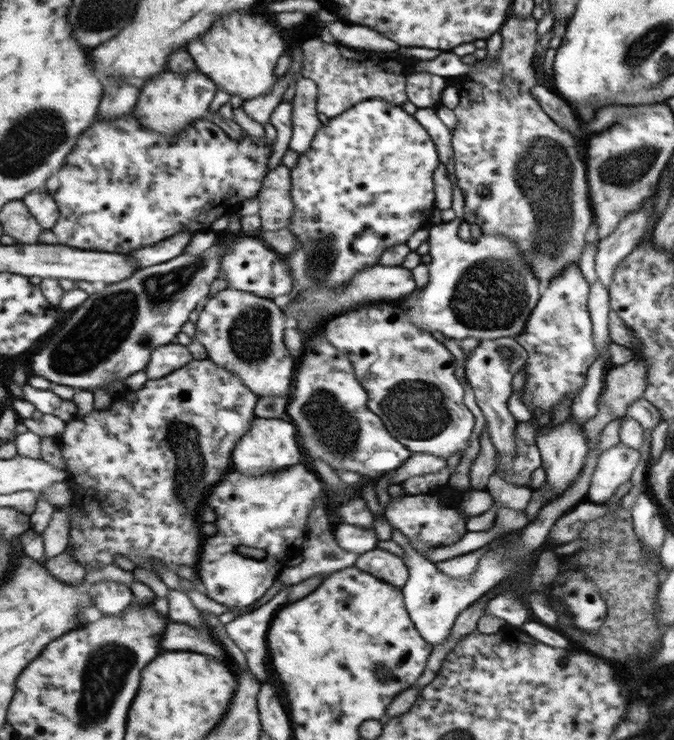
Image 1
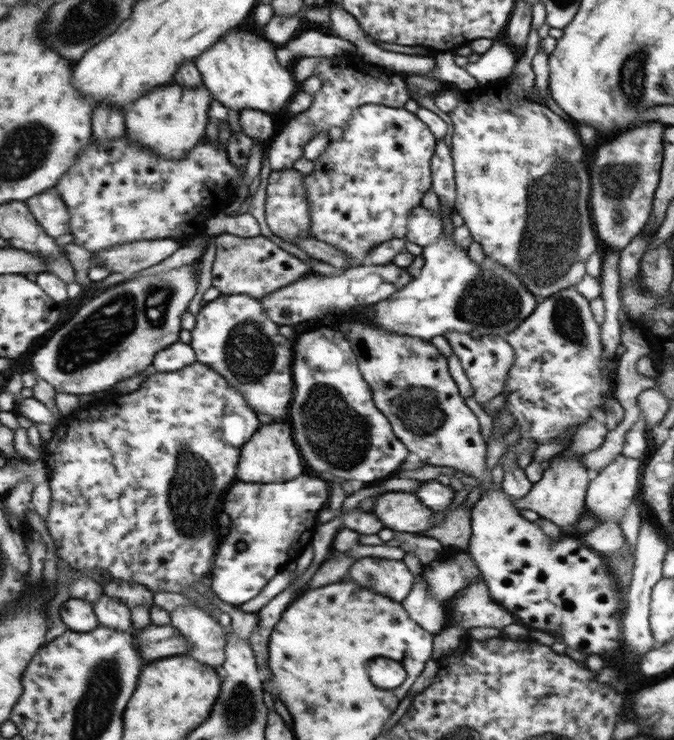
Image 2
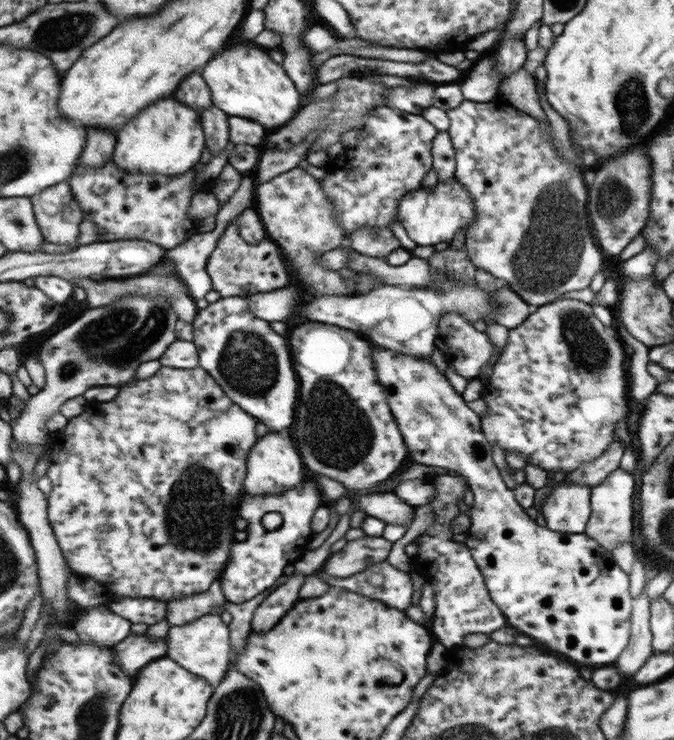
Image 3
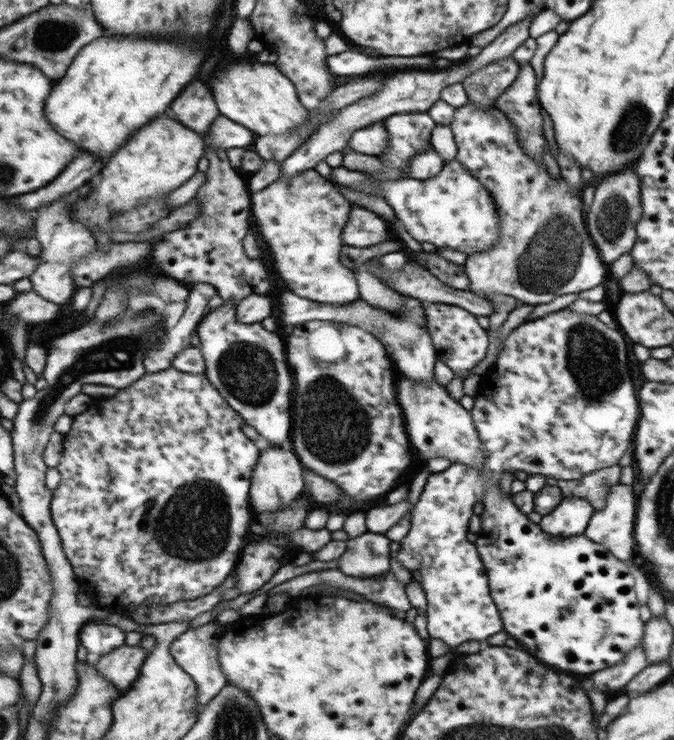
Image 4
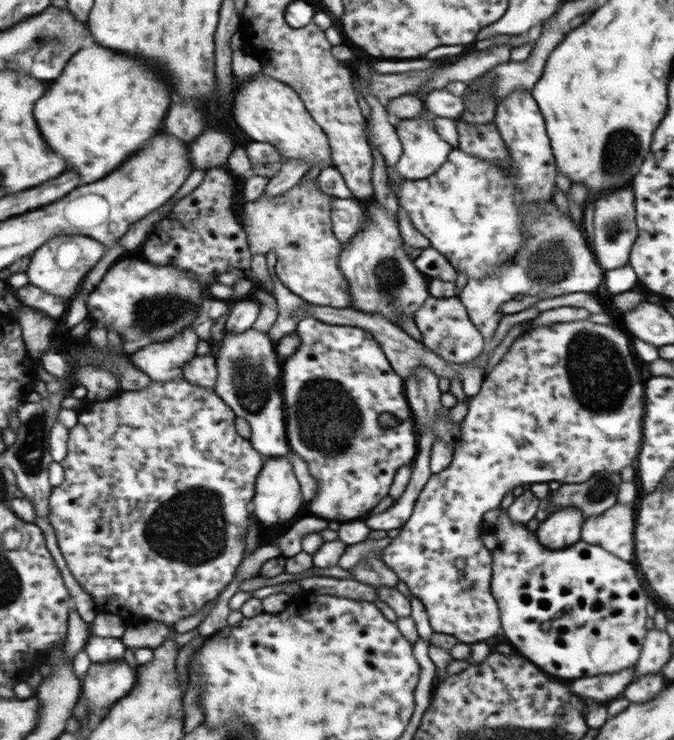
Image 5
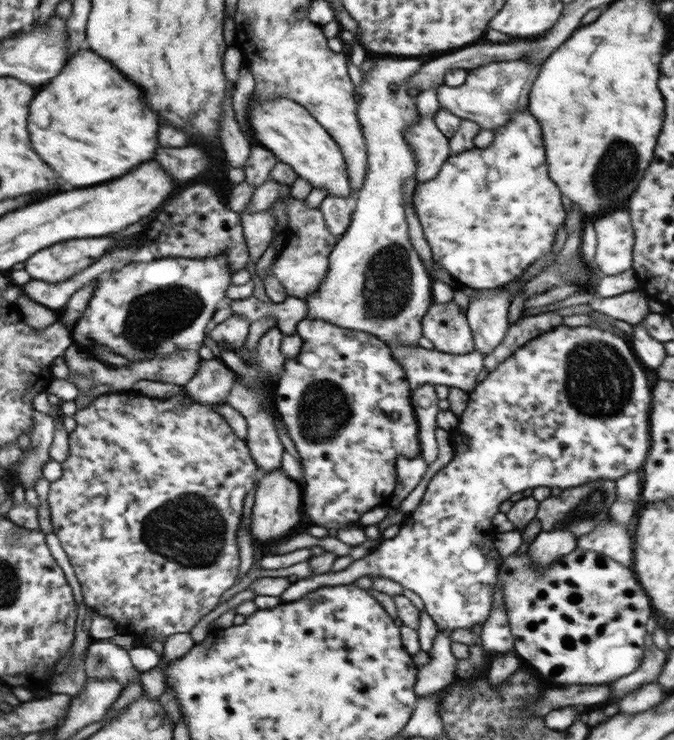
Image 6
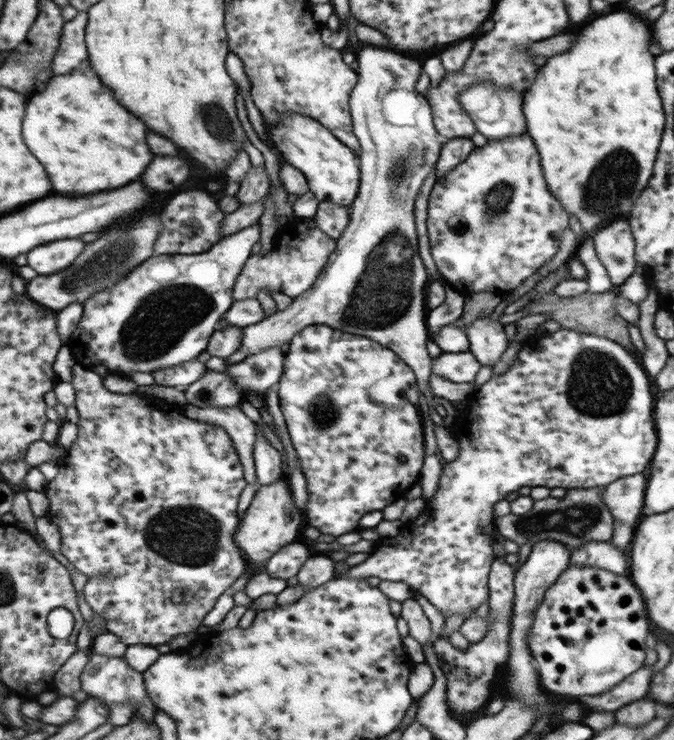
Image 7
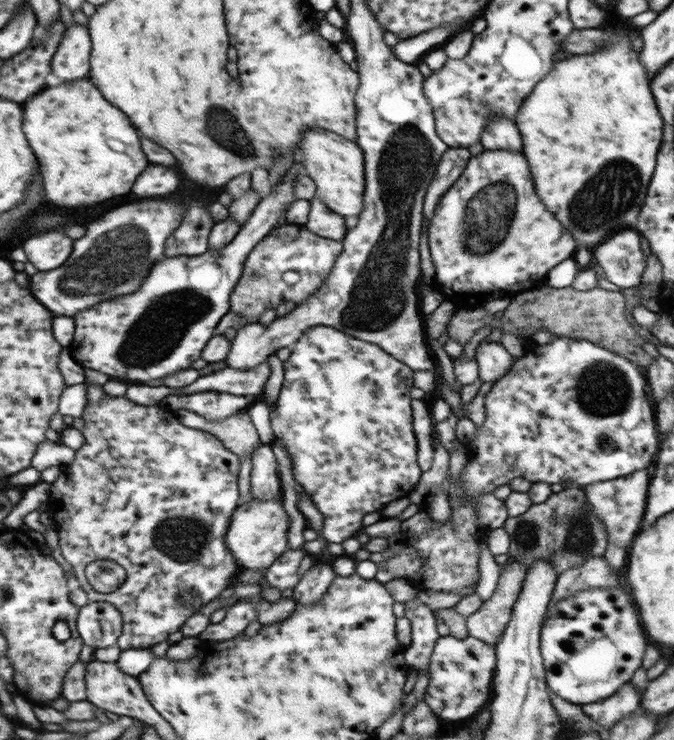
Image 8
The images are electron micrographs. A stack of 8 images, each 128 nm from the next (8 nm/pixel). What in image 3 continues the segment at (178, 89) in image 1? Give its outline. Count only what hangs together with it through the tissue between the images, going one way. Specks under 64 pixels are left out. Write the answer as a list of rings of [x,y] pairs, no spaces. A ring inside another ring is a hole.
[[[165,98],[149,106],[147,110],[139,112],[137,118],[131,118],[127,126],[121,128],[117,150],[114,152],[113,161],[131,174],[149,174],[149,176],[167,176],[167,178],[179,178],[183,174],[189,174],[198,164],[203,156],[203,150],[208,148],[206,141],[206,130],[203,130],[202,116],[189,108],[187,104],[175,100],[175,98]]]

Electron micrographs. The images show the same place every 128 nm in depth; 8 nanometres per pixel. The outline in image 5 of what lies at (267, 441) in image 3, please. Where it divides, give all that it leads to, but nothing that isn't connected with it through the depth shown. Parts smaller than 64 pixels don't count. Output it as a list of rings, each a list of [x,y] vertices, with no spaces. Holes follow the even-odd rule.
[[[289,456],[267,457],[263,462],[261,472],[258,473],[255,481],[255,496],[253,501],[252,513],[261,528],[271,528],[277,522],[287,522],[295,518],[295,514],[301,508],[303,502],[302,494],[299,494],[298,480],[295,480],[295,470]]]

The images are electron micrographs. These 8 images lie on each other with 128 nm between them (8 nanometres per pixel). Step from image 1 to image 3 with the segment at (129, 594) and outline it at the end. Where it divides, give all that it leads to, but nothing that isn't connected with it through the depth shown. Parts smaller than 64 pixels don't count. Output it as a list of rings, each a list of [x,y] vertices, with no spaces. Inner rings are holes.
[[[92,607],[73,628],[83,640],[97,643],[100,647],[115,647],[132,632],[133,622],[107,608]]]

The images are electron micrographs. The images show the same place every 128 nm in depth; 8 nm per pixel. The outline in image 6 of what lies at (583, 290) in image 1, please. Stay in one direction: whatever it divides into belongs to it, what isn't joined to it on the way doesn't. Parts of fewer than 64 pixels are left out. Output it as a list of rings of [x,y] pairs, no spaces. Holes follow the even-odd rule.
[[[593,326],[553,327],[516,348],[512,356],[490,370],[468,393],[466,407],[452,433],[455,447],[452,459],[431,476],[417,507],[409,513],[409,522],[405,520],[391,540],[383,540],[381,548],[377,546],[369,556],[351,562],[341,572],[293,579],[279,598],[283,603],[293,602],[313,590],[349,585],[355,578],[373,574],[390,578],[402,589],[419,596],[438,630],[452,631],[475,624],[482,626],[488,620],[495,600],[492,590],[499,554],[495,550],[465,548],[493,548],[496,534],[481,530],[491,528],[491,516],[497,513],[499,504],[525,488],[556,486],[562,490],[570,489],[589,481],[615,480],[637,471],[650,450],[650,432],[647,432],[650,422],[647,418],[650,418],[649,382],[623,338]]]

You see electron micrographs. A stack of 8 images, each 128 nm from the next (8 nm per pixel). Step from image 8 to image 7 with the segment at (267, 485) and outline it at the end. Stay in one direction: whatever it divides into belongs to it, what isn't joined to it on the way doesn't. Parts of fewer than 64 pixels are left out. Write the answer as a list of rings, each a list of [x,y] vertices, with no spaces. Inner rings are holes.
[[[256,423],[256,437],[252,448],[252,461],[256,482],[260,486],[283,479],[282,460],[276,448],[264,437],[262,428]]]

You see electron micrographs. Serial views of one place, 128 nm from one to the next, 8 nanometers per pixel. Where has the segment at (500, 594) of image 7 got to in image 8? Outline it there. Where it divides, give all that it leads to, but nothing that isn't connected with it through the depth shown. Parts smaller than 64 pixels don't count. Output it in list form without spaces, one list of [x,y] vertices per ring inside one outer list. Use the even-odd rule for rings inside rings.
[[[442,636],[434,642],[428,659],[430,677],[423,701],[443,720],[463,722],[475,716],[487,705],[495,668],[495,647],[483,642],[462,641]]]

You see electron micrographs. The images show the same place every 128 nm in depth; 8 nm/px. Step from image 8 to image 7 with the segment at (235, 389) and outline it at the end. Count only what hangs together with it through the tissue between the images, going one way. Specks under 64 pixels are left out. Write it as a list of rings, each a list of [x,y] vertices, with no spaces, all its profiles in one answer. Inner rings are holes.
[[[279,346],[265,347],[258,353],[247,355],[238,363],[231,364],[227,369],[234,387],[241,393],[247,391],[264,393],[267,388],[276,387],[283,370],[284,353]]]

